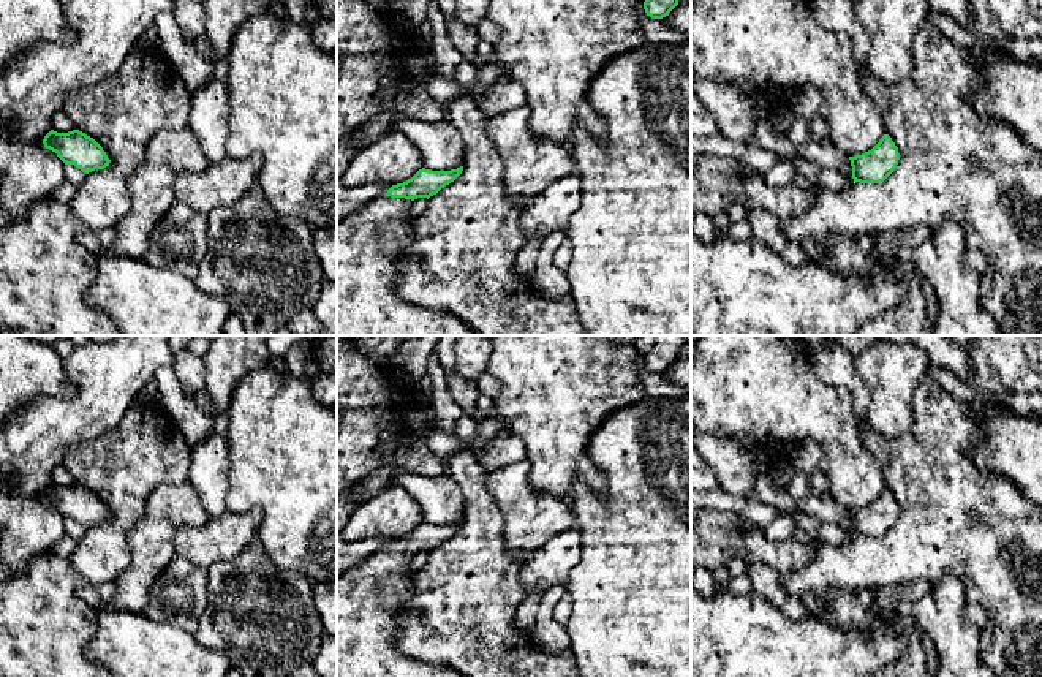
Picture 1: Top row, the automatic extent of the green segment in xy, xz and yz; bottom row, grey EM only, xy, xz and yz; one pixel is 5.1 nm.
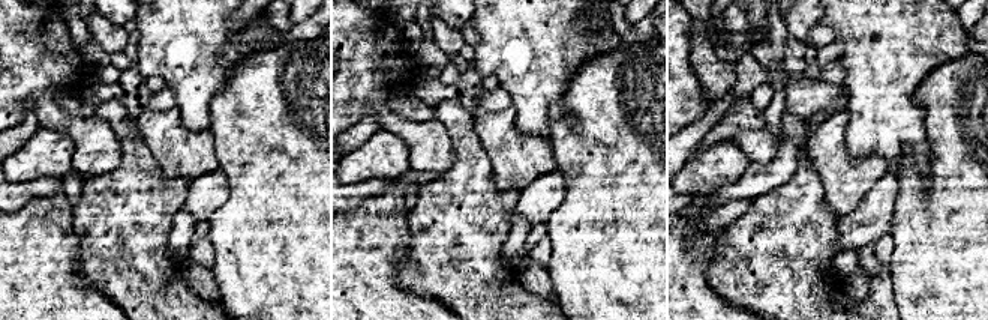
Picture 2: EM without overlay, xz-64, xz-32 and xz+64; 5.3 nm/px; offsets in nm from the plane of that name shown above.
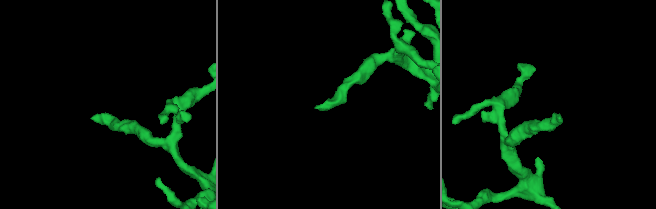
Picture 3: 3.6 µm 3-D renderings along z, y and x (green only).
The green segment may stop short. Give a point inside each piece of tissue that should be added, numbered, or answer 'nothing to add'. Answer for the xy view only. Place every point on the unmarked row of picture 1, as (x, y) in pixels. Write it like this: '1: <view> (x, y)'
nothing to add

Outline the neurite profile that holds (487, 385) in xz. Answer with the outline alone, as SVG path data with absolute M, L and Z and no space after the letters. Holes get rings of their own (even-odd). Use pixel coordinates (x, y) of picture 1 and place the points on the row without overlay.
M490 372L481 373L474 384L479 394L490 399L495 399L501 392L501 383Z

